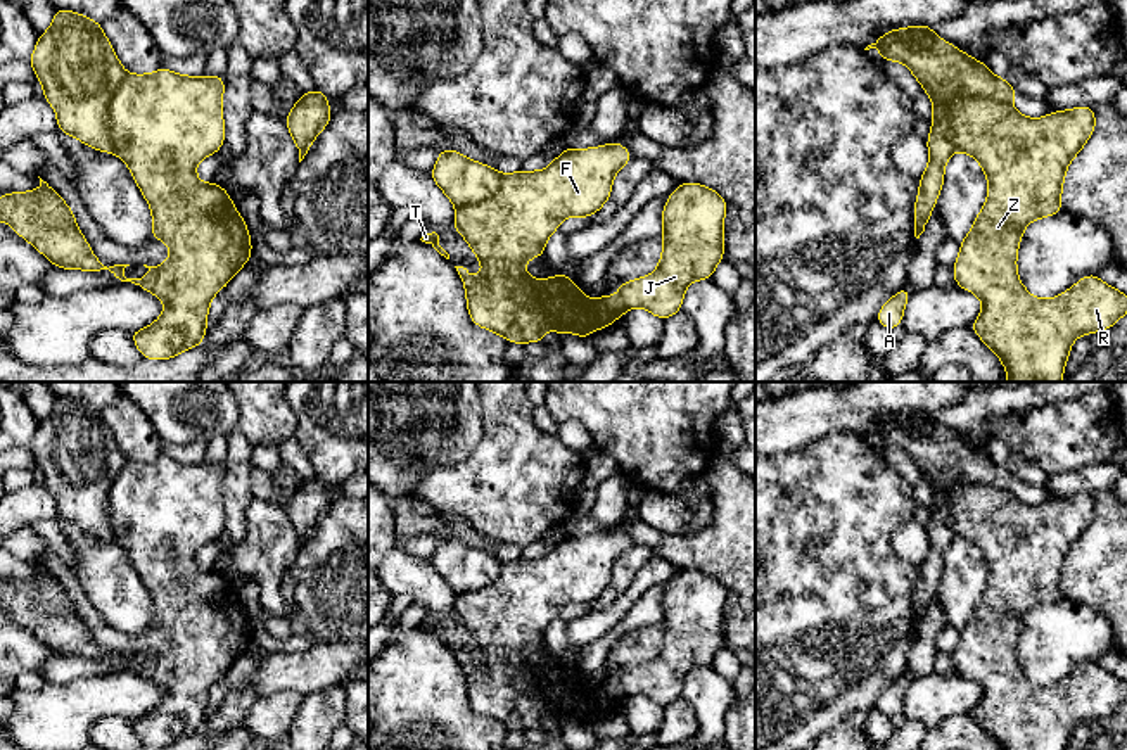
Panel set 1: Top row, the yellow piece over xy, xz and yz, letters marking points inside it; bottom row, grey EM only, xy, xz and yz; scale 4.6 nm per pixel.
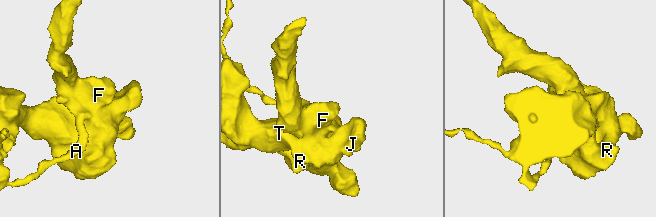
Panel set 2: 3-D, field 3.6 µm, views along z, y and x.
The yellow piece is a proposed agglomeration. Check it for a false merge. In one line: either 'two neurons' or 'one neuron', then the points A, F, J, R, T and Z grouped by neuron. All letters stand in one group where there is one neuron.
two neurons | A / F J R T Z

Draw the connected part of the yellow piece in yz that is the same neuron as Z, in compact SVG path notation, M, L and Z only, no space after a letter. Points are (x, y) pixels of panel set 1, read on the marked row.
M959 95L947 105L956 150L975 157L989 183L985 206L959 244L954 282L982 299L982 313L970 328L990 347L1008 372L1006 382L1061 382L1072 342L1111 328L1127 313L1127 294L1106 285L1098 273L1080 278L1053 299L1035 299L1016 273L1016 254L1025 226L1063 211L1061 190L1068 164L1096 128L1094 109L1080 105L1044 118L1022 116L989 97Z

